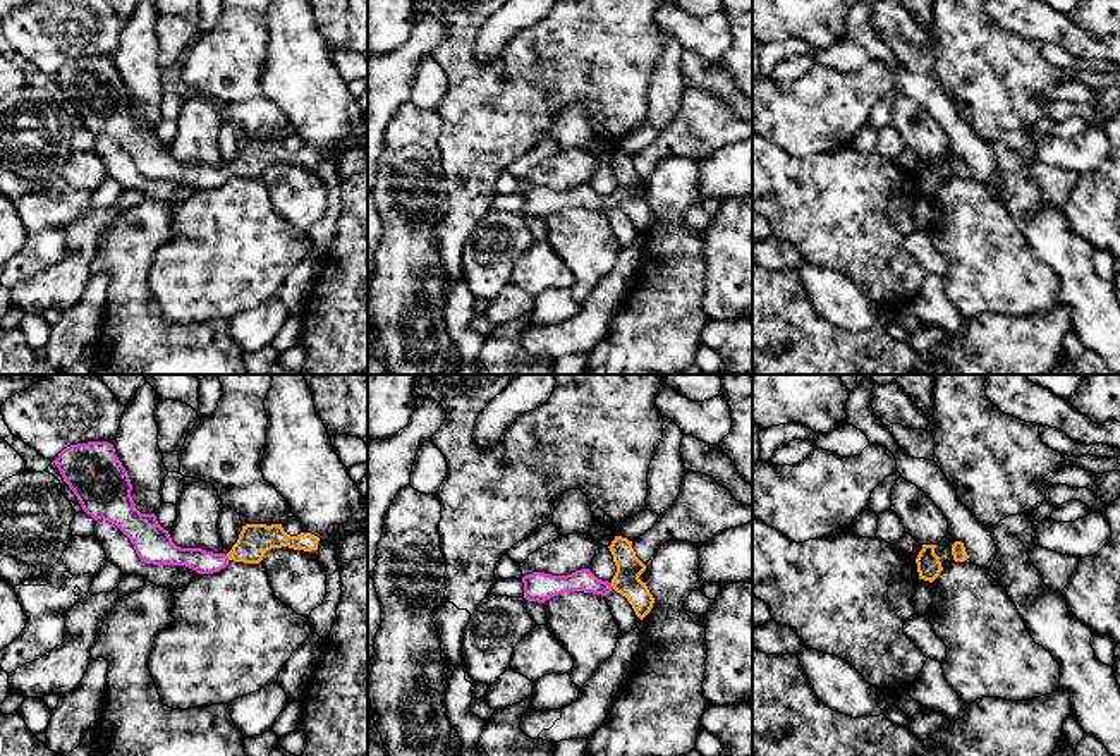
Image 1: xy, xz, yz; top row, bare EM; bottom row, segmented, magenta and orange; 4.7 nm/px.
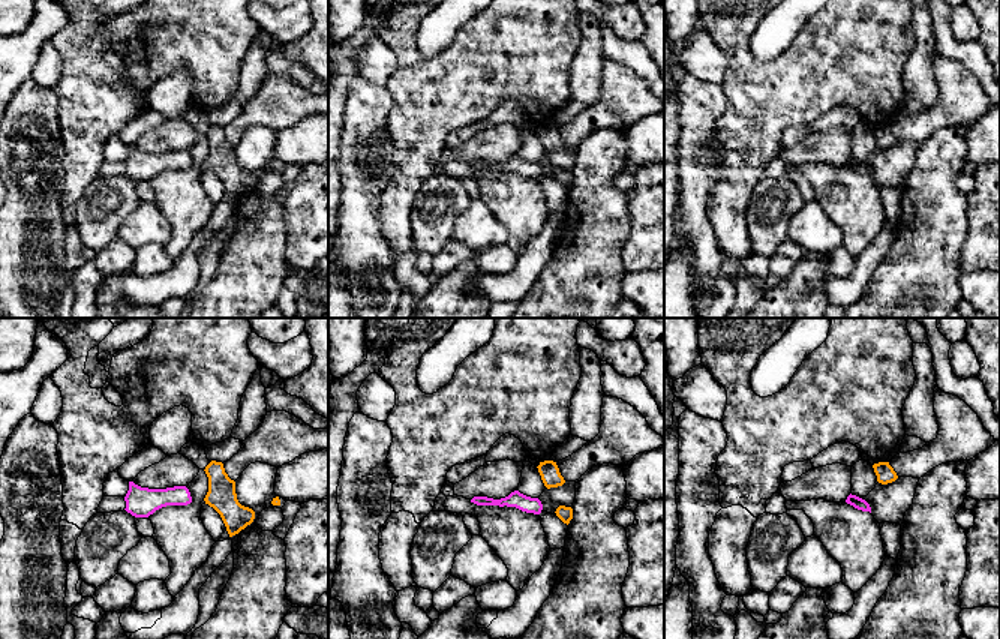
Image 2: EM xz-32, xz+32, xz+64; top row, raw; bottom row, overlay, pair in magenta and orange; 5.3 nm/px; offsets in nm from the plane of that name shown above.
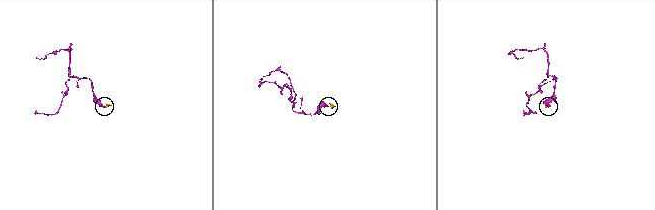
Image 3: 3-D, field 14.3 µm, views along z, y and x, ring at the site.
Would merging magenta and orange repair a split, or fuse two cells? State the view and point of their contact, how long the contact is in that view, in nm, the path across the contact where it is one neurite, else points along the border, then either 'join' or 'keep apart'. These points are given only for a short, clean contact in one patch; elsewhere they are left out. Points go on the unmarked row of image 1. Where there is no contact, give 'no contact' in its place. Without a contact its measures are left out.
meets magenta in xz at (612, 201); contact 40 nm long; runs through xz (584, 195), (596, 201), (612, 201), (626, 196); join

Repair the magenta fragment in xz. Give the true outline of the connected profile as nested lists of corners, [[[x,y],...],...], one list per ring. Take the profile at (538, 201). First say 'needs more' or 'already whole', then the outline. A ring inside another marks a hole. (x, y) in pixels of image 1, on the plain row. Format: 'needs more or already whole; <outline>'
needs more; [[[615,151],[608,163],[617,180],[617,187],[610,198],[598,194],[589,184],[581,184],[567,191],[533,187],[522,192],[524,213],[527,216],[545,218],[546,215],[569,206],[606,211],[615,204],[627,213],[636,230],[642,235],[654,218],[646,198],[639,194],[646,186],[646,180],[636,172],[632,156],[627,153]]]

